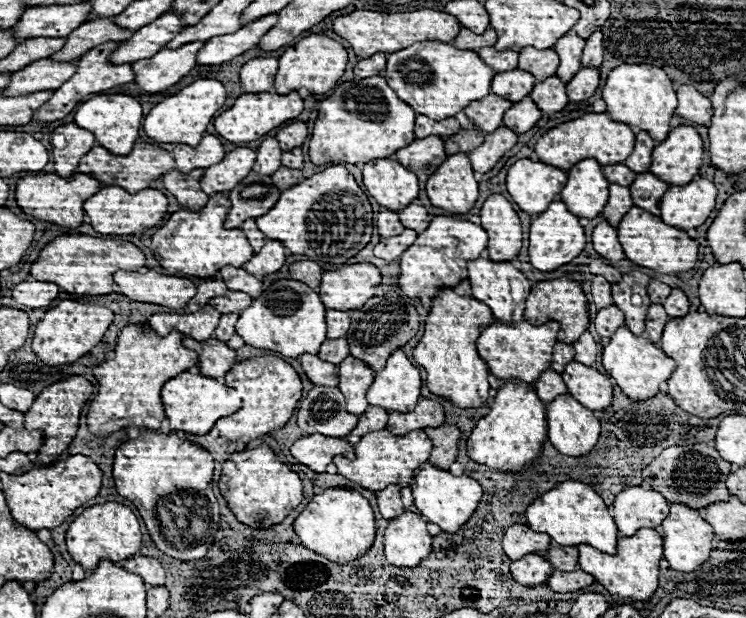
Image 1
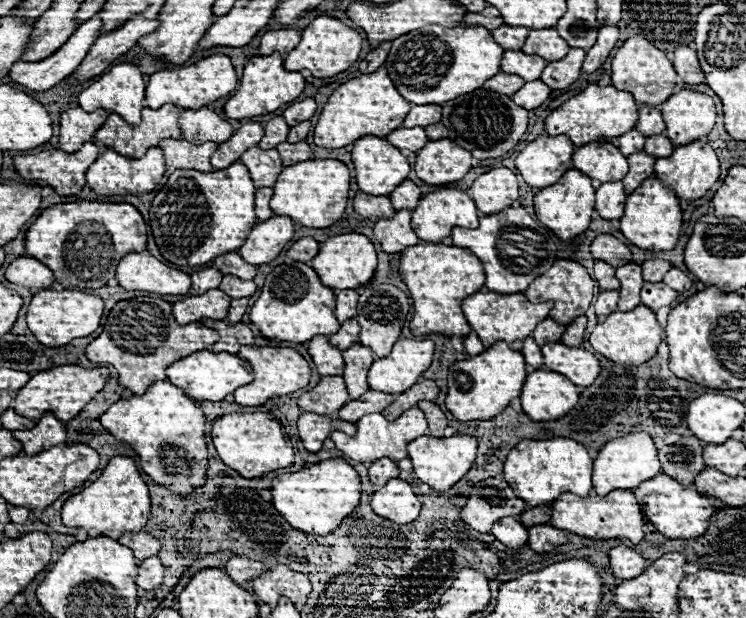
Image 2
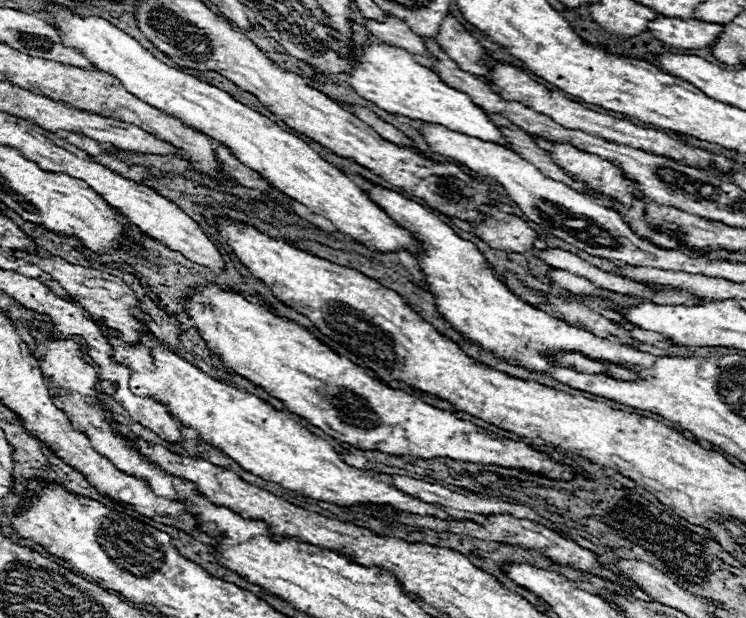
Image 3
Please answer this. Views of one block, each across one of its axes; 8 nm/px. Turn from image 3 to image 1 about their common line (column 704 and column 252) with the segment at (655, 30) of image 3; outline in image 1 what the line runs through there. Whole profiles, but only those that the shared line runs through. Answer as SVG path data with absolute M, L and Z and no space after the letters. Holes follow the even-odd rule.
M278 14L262 16L260 20L254 20L246 26L242 26L234 34L224 34L224 36L210 38L204 44L204 48L198 52L196 62L202 64L202 66L230 62L232 58L244 54L246 50L256 48L258 40L264 36L264 32L268 32L276 24L276 20L278 20Z

